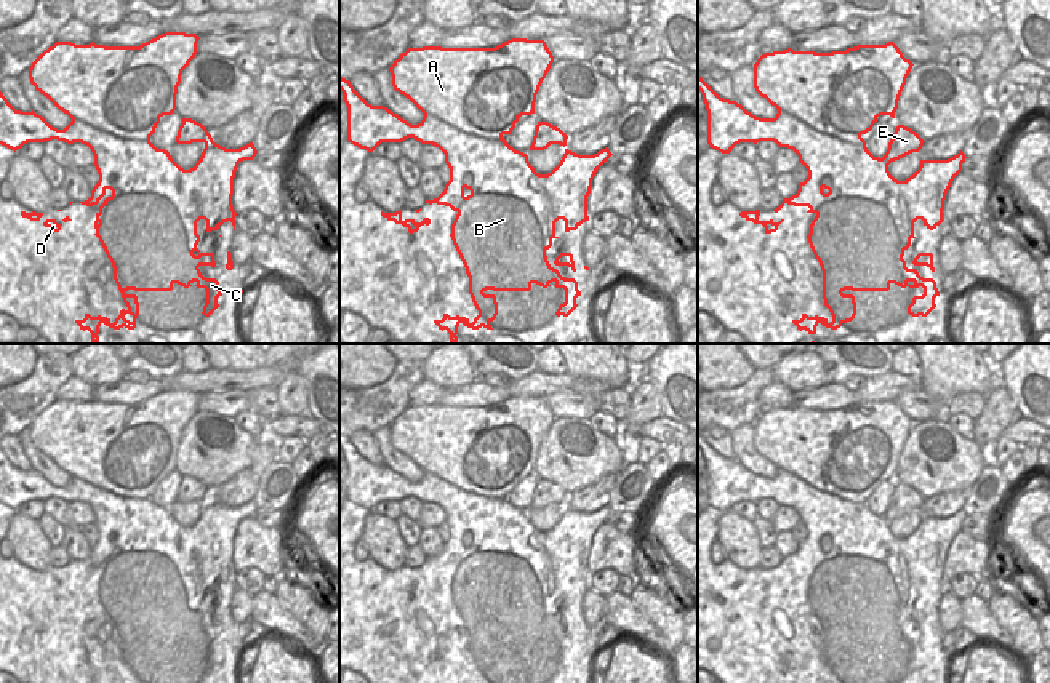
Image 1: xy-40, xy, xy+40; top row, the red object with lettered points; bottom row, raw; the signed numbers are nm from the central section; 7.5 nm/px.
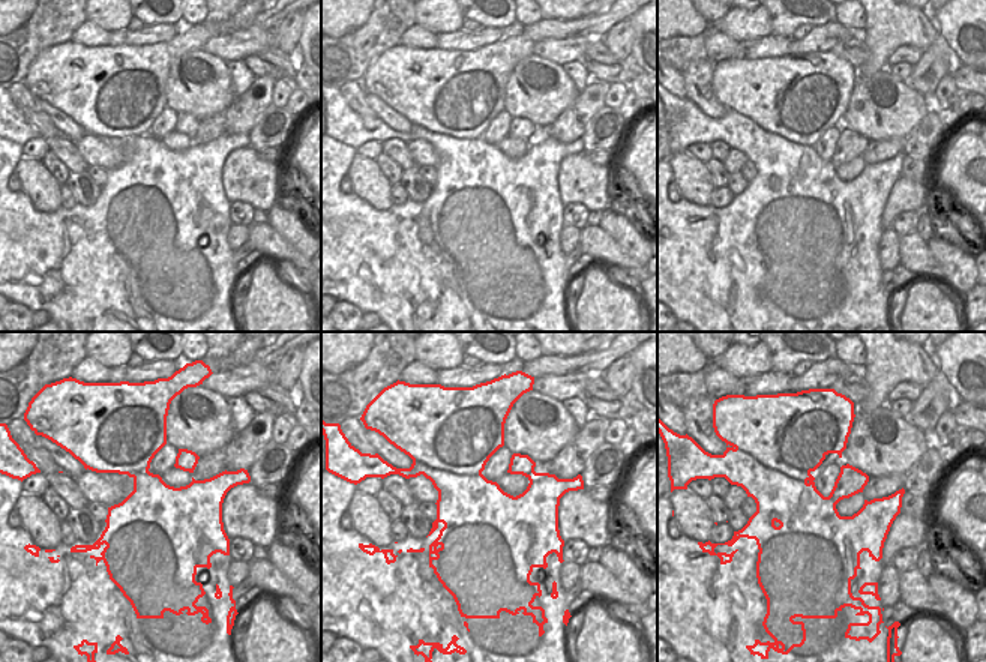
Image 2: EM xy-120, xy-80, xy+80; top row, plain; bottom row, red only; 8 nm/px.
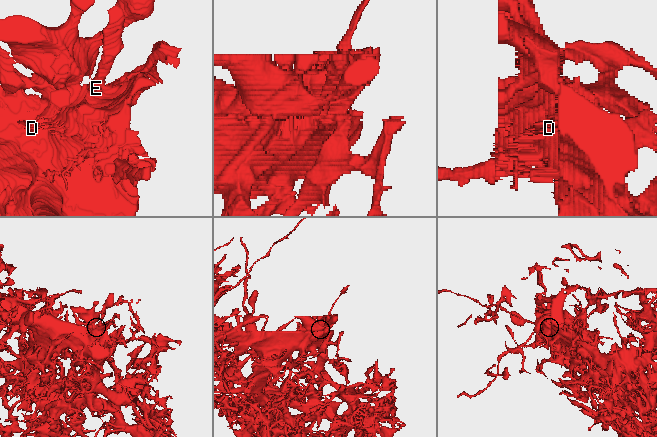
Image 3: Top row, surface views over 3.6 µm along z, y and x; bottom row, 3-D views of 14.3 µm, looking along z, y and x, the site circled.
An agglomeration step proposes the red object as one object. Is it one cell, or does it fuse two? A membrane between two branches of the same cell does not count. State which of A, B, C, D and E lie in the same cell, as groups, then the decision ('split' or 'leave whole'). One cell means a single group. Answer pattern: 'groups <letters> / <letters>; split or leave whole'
groups A / B C D E; split

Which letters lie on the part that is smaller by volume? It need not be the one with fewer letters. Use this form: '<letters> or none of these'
A.

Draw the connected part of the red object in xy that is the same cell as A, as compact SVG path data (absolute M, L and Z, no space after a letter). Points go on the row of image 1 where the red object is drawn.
M511 38L495 48L408 48L389 67L392 86L424 115L467 134L503 141L522 115L535 114L536 94L554 56L544 40Z

